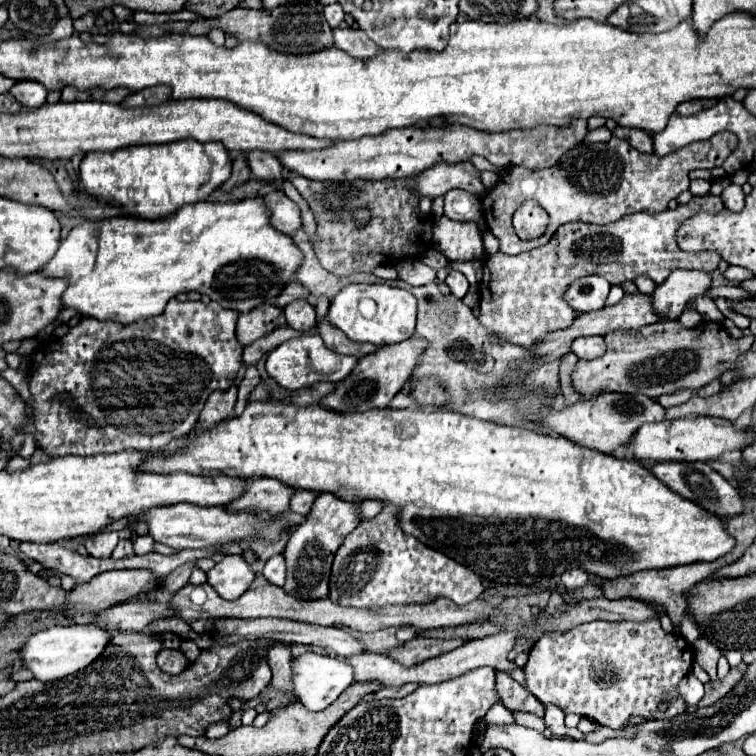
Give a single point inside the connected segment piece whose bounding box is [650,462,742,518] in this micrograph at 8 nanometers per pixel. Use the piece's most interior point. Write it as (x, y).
(699, 483)

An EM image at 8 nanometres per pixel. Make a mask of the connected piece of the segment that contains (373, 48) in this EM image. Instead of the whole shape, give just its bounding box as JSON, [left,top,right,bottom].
[334,28,378,58]

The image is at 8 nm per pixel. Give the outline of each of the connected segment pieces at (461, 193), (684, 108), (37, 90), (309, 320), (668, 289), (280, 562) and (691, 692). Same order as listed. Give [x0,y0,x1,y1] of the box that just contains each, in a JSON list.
[[444,190,482,224],[676,100,704,116],[10,80,46,108],[284,300,316,332],[654,268,712,320],[262,554,286,587],[678,674,704,706]]

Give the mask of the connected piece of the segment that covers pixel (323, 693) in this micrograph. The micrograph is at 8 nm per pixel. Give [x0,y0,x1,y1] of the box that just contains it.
[292,652,354,710]

